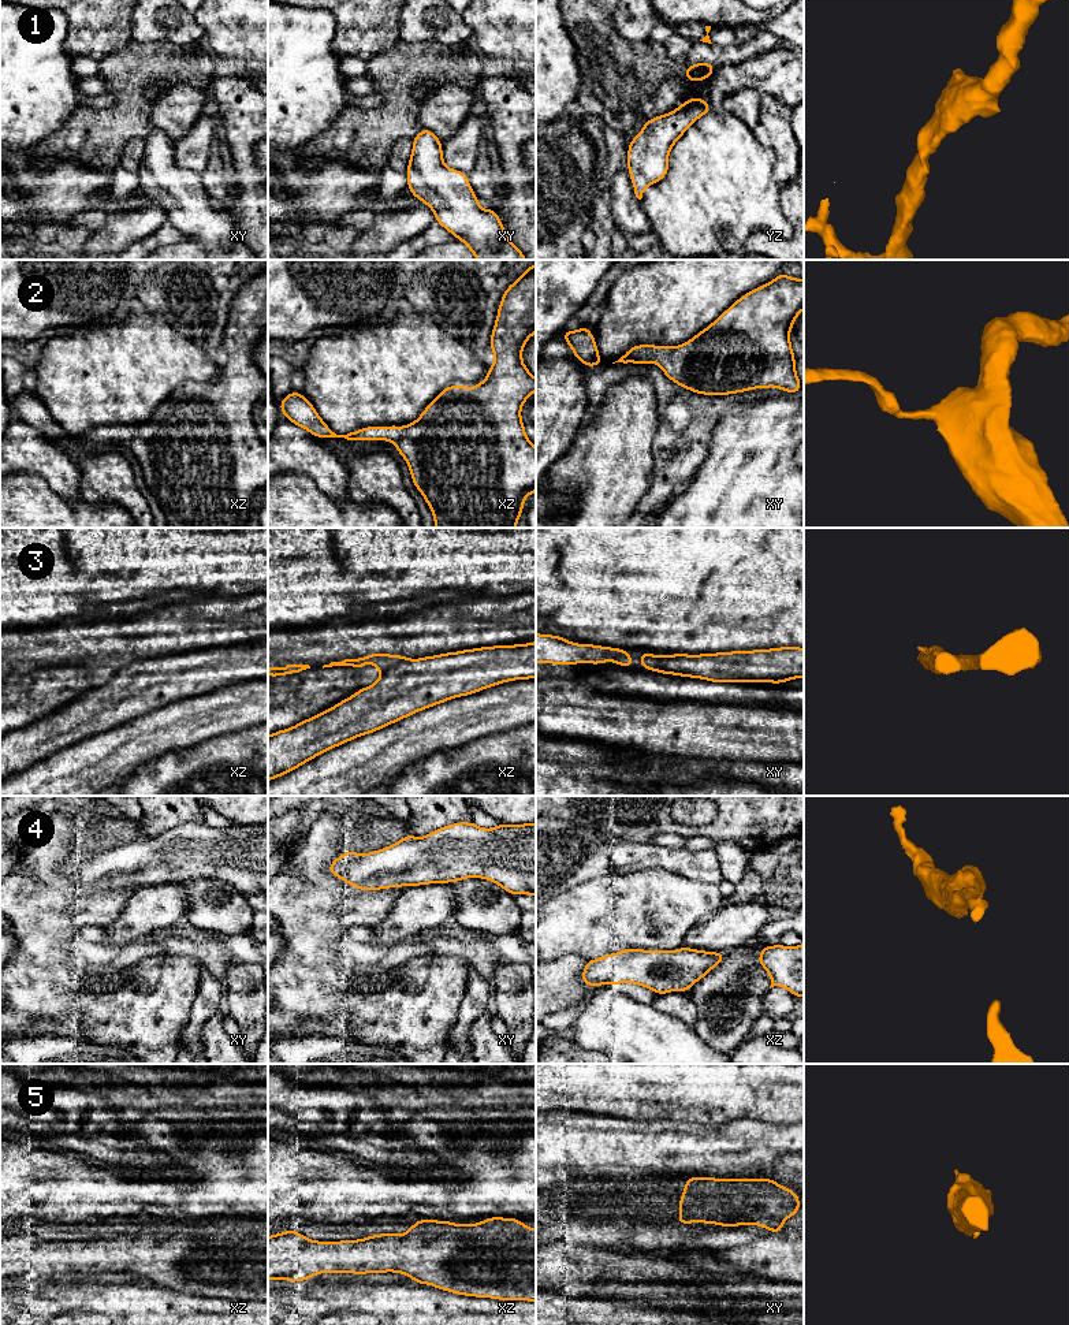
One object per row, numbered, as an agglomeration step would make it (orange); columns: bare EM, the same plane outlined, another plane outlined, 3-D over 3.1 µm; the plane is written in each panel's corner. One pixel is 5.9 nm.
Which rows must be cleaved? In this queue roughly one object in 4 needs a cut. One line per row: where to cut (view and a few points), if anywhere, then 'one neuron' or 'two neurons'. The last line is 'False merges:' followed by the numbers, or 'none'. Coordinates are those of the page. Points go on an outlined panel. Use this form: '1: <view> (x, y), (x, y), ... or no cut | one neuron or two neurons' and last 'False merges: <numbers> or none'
1: no cut | one neuron
2: no cut | one neuron
3: xz (409, 659), (382, 672) | two neurons
4: no cut | one neuron
5: no cut | one neuron
False merges: 3

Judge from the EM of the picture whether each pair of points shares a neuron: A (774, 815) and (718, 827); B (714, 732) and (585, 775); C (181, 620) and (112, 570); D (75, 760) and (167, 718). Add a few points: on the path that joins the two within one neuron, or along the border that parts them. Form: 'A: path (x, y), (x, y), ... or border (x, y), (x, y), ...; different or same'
A: path (760, 815), (745, 815), (732, 823); same
B: border (609, 745), (629, 748), (643, 754); different
C: border (194, 599), (186, 603), (163, 606); different
D: path (99, 759), (122, 740), (144, 737); same

